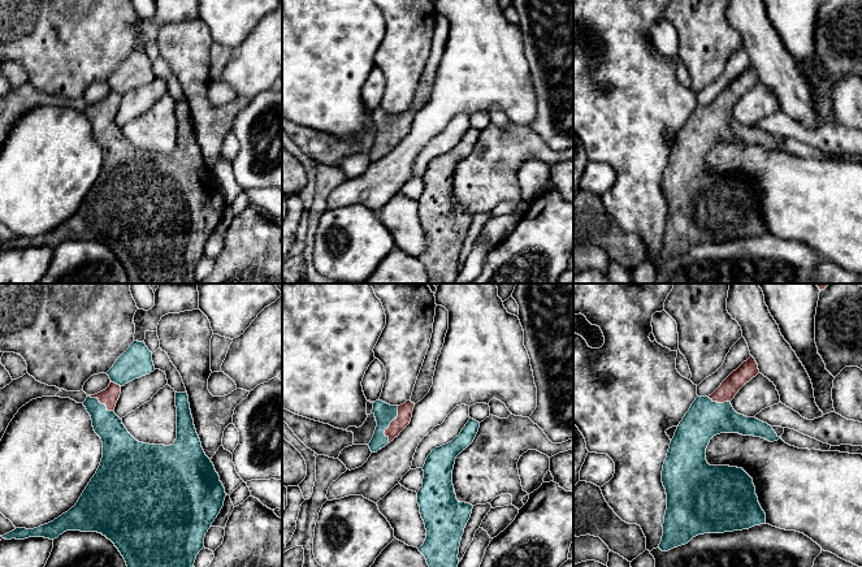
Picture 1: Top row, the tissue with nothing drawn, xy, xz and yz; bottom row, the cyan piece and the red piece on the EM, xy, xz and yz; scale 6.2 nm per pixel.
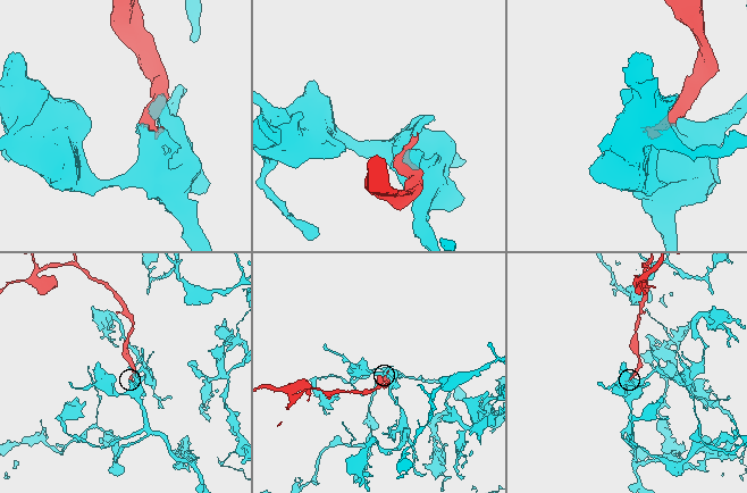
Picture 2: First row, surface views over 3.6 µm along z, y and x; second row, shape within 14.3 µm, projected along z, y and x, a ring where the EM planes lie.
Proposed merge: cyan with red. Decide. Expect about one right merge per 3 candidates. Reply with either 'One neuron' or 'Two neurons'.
One neuron

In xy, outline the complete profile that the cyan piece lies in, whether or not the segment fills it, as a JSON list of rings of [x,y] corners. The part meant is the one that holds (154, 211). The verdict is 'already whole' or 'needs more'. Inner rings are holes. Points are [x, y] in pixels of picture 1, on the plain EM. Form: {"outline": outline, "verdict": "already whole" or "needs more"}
{"outline": [[[134,49],[107,81],[109,95],[87,104],[83,114],[103,151],[100,174],[78,211],[53,230],[34,238],[16,237],[5,248],[57,247],[66,239],[98,241],[111,248],[124,265],[129,284],[199,284],[194,272],[204,256],[204,246],[220,222],[226,205],[213,172],[196,142],[187,101],[176,100],[177,147],[173,153],[137,150],[114,122],[121,96],[155,79],[152,61]]], "verdict": "needs more"}

